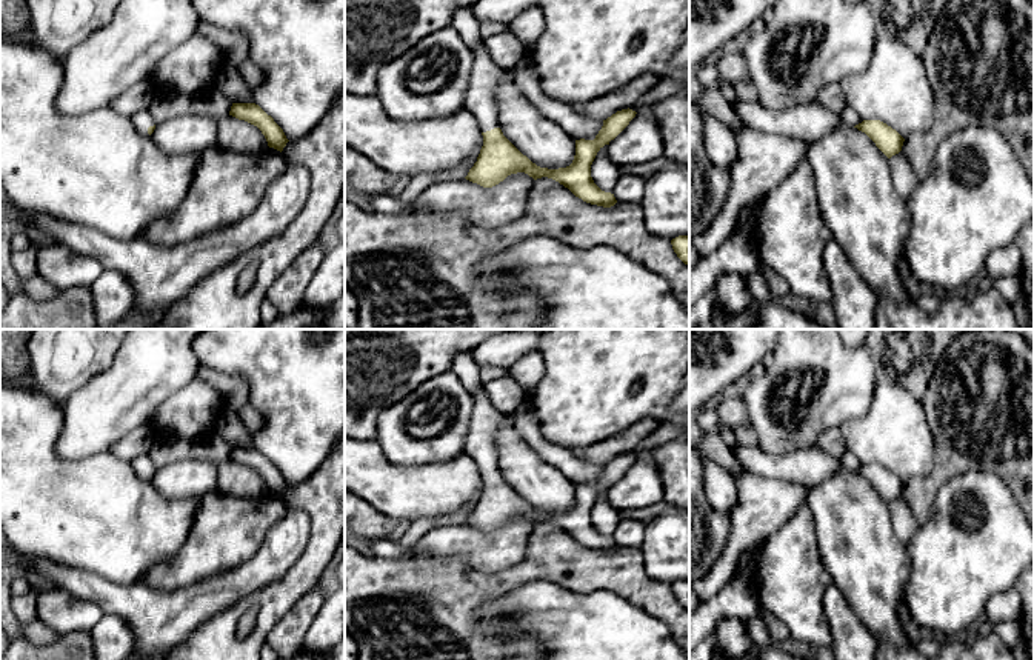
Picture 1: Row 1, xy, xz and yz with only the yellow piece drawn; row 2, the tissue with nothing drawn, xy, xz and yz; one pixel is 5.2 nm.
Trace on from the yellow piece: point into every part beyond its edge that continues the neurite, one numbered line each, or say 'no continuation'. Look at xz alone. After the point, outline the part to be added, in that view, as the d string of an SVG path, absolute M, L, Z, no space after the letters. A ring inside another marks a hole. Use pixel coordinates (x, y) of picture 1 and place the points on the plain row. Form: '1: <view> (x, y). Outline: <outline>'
1: xz (480, 445). Outline: M483 386L472 392L472 398L474 411L465 440L465 454L475 462L480 477L486 477L500 472L495 435L505 415L491 403Z

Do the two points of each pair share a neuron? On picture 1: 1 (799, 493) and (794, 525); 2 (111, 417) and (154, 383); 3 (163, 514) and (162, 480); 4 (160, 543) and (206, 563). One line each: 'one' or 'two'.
1: two
2: one
3: two
4: two

